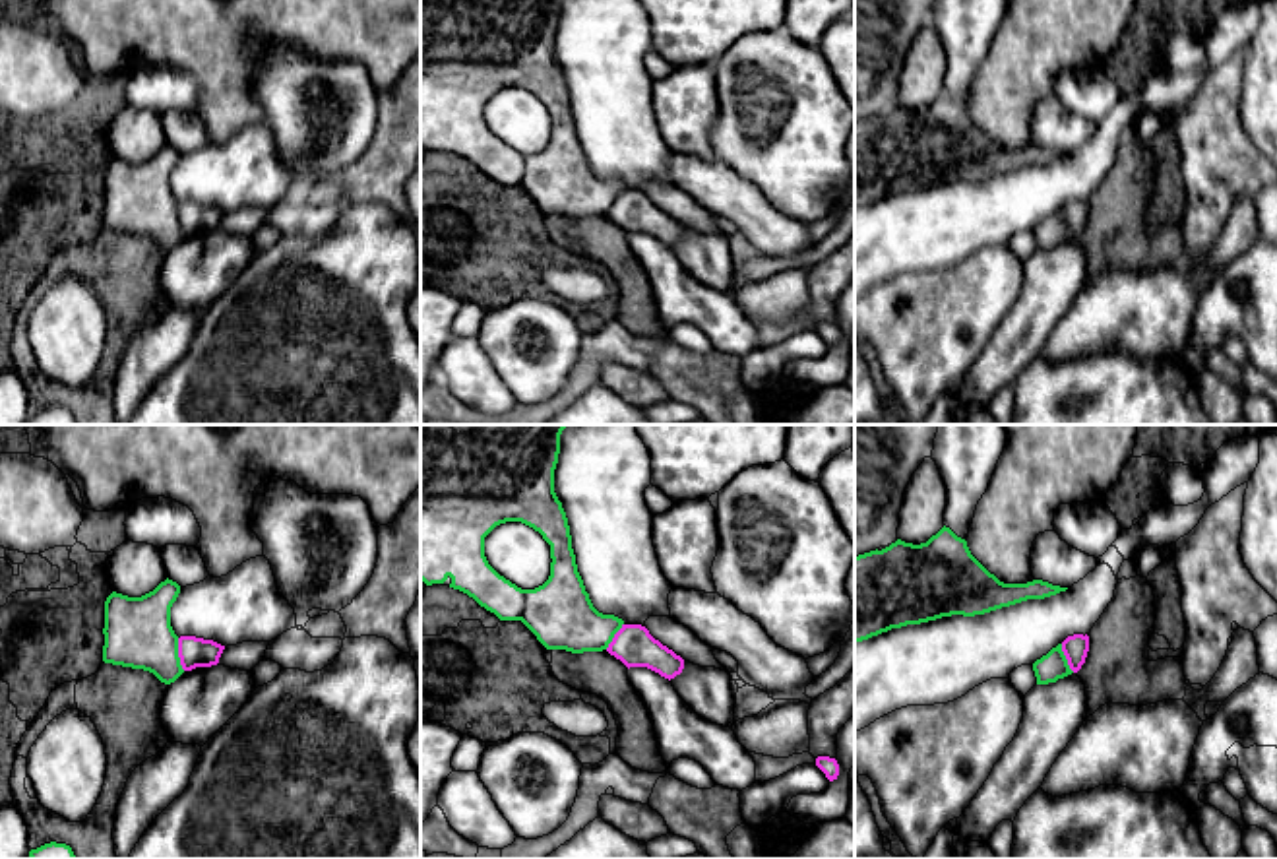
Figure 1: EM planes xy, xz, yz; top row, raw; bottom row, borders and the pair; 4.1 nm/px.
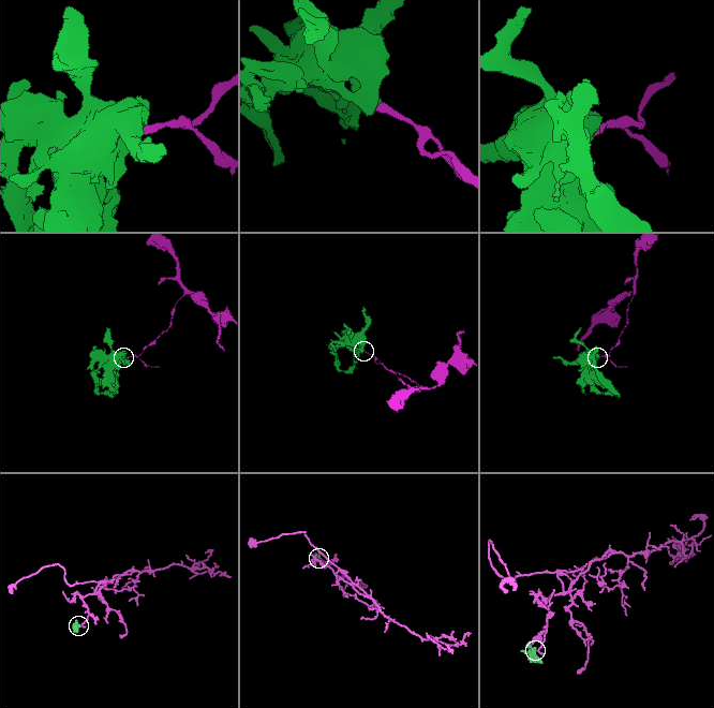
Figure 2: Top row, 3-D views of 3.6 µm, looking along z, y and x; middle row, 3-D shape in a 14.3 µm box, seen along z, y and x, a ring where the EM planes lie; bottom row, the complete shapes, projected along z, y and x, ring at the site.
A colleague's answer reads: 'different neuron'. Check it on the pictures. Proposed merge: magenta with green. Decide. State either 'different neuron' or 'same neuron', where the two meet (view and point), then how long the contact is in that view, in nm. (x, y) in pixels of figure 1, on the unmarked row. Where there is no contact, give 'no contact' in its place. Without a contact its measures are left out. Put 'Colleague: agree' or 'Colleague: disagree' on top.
Colleague: agree
different neuron; contact xy (179, 220); length 140 nm

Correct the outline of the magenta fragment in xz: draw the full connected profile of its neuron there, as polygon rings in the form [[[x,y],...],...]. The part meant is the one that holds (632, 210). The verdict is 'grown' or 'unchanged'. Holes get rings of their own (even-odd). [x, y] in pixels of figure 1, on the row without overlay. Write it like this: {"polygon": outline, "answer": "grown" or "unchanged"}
{"polygon": [[[622,190],[607,217],[630,233],[647,233],[665,244],[684,235],[684,225],[655,206],[641,190]]], "answer": "unchanged"}

